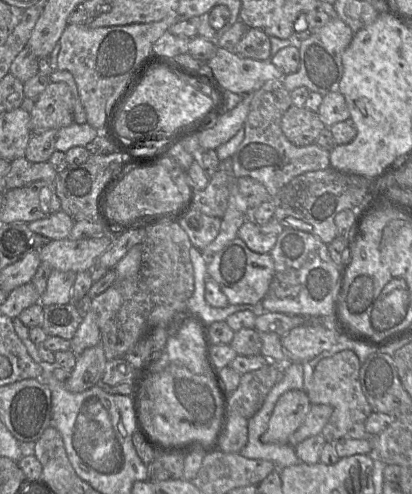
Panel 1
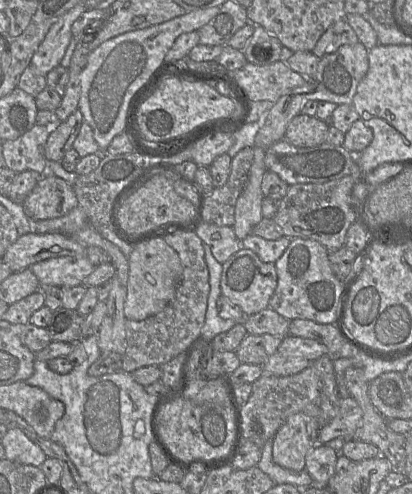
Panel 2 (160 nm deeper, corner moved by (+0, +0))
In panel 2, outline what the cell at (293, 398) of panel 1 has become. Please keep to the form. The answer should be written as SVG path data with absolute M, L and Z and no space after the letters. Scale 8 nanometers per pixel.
M302 413L290 416L272 438L273 462L294 472L305 470L307 453L318 445L318 431L313 417Z

